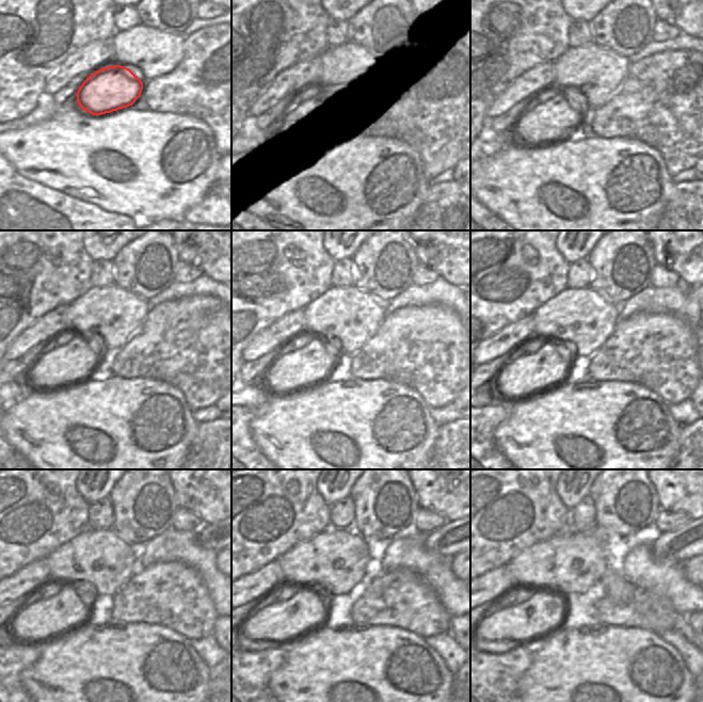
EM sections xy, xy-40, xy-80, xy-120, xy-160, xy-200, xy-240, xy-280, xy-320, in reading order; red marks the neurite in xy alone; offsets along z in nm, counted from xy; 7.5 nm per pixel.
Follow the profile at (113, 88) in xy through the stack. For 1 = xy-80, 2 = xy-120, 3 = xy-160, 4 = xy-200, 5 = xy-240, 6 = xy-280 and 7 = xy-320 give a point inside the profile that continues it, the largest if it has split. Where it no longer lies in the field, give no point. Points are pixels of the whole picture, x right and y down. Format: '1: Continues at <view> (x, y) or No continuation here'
1: Continues at xy-80 (549, 116)
2: Continues at xy-120 (70, 360)
3: Continues at xy-160 (307, 363)
4: Continues at xy-200 (545, 365)
5: Continues at xy-240 (54, 612)
6: Continues at xy-280 (284, 619)
7: Continues at xy-320 (529, 618)

